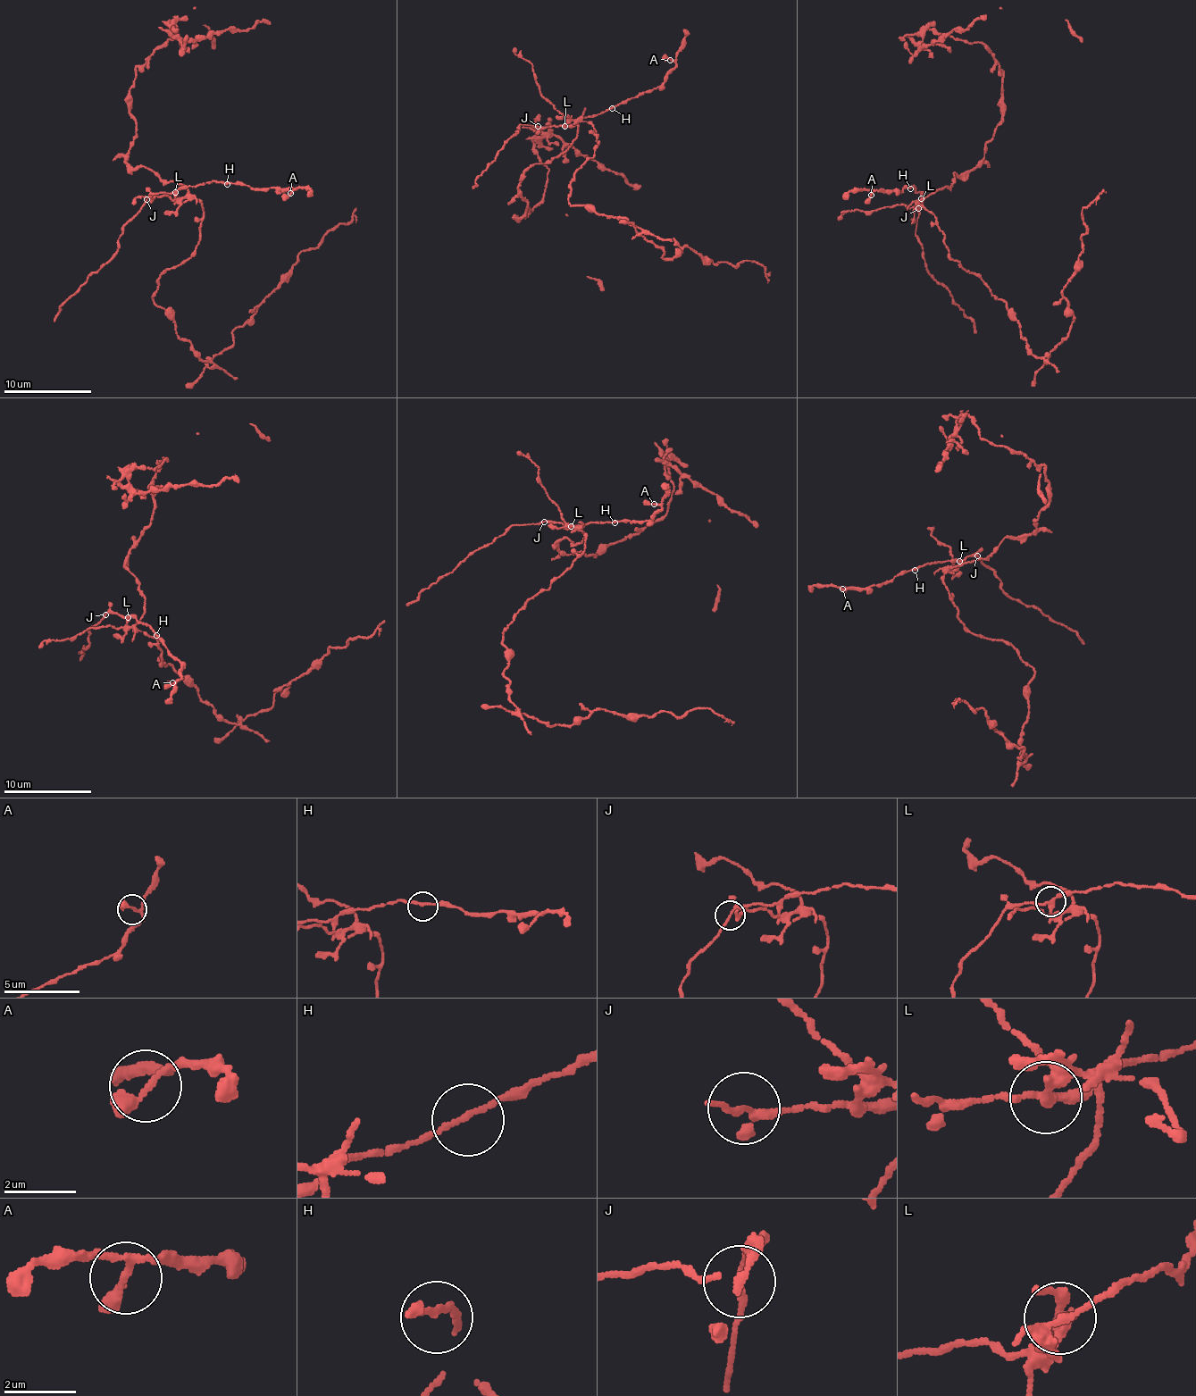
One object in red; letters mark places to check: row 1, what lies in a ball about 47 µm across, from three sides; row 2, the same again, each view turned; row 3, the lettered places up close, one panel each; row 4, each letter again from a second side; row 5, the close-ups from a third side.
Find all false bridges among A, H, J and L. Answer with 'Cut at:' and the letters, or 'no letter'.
Cut at: L

